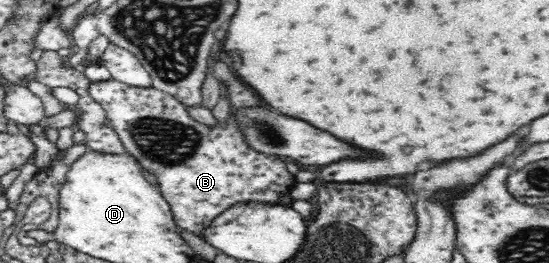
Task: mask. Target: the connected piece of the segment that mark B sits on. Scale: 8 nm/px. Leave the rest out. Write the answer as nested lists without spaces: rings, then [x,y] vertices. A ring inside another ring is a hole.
[[[225,58],[217,60],[213,66],[213,72],[214,76],[227,88],[231,111],[224,124],[217,122],[212,127],[191,118],[183,103],[152,86],[149,88],[127,86],[115,79],[89,84],[89,95],[105,110],[109,125],[119,135],[127,154],[133,156],[142,168],[155,176],[157,187],[169,203],[177,226],[197,236],[203,245],[203,230],[210,226],[219,214],[223,214],[237,202],[262,202],[275,206],[281,202],[281,194],[287,194],[297,183],[295,175],[289,173],[285,167],[287,159],[275,155],[268,156],[251,148],[251,145],[245,141],[245,135],[241,133],[237,117],[233,115],[232,110],[239,110],[239,108],[266,106],[261,96],[239,79],[239,75]]]

